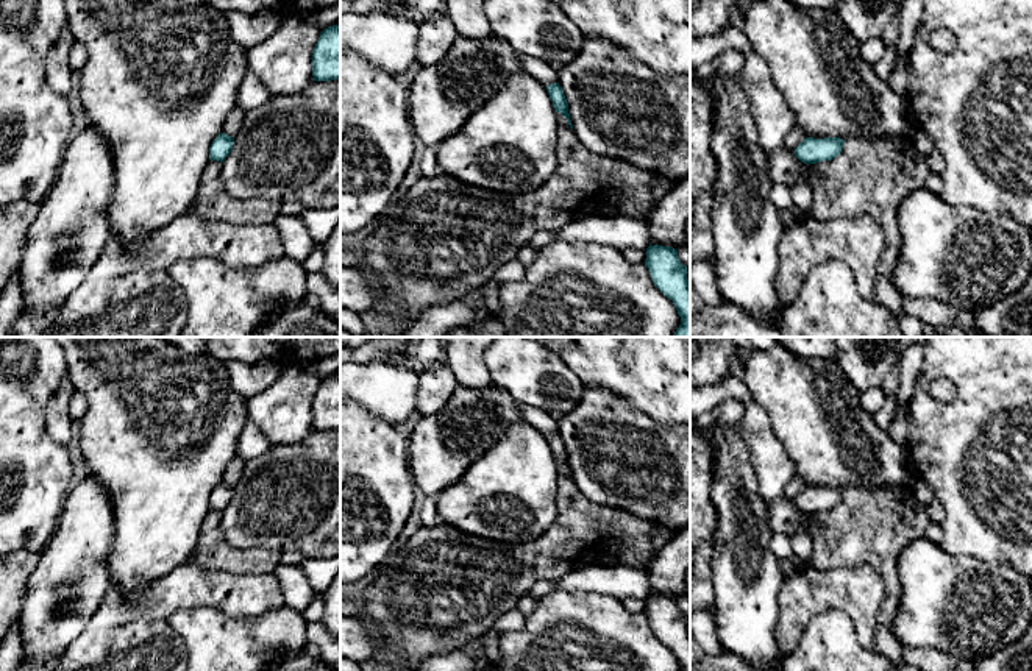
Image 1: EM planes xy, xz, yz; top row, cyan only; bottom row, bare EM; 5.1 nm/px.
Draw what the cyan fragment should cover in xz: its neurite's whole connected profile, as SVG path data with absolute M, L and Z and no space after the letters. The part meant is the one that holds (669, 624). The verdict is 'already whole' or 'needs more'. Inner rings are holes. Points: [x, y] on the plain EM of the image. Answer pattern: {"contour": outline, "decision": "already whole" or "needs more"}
{"contour": "M649 593L645 615L649 620L654 635L673 651L681 671L690 671L687 615L681 613L678 599Z", "decision": "already whole"}

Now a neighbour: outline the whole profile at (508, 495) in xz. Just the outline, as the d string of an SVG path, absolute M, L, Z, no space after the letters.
M523 418L489 448L462 478L440 492L442 523L495 543L518 546L542 537L557 517L557 465L548 440Z

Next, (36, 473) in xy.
M0 337L0 556L16 551L41 554L72 488L73 463L69 448L48 435L45 423L45 406L64 378L66 356L53 337Z

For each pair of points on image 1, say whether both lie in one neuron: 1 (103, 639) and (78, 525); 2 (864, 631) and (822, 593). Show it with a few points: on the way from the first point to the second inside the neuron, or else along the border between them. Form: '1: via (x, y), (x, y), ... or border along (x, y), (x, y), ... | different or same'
1: border along (111, 584), (88, 624), (75, 639) | different
2: via (862, 617), (836, 593) | same

